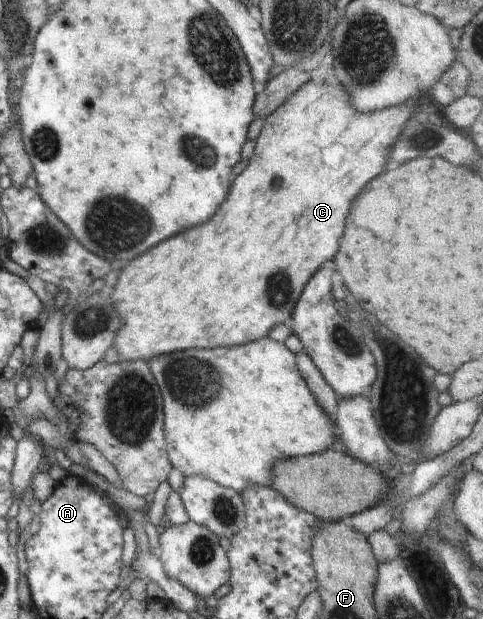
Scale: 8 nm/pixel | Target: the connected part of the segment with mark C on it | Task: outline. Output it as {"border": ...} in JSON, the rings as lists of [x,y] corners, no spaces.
{"border":[[[331,79],[323,81],[310,80],[274,112],[271,112],[267,117],[263,117],[263,128],[255,140],[256,145],[251,158],[248,160],[248,165],[236,176],[226,200],[220,204],[216,214],[212,214],[212,220],[208,220],[200,226],[194,226],[190,230],[184,230],[184,232],[160,242],[158,246],[144,252],[142,256],[124,263],[118,282],[111,289],[113,305],[121,316],[121,327],[117,330],[113,345],[116,345],[121,356],[126,361],[142,359],[148,362],[151,361],[152,356],[160,356],[160,354],[176,352],[176,350],[243,345],[268,335],[270,329],[274,328],[276,324],[288,323],[290,315],[312,275],[319,271],[321,267],[332,265],[332,260],[339,251],[339,242],[344,232],[344,224],[349,215],[352,201],[374,176],[386,172],[386,168],[391,167],[389,154],[393,144],[397,141],[397,136],[410,120],[416,118],[415,115],[418,113],[415,111],[416,108],[413,103],[415,101],[370,112],[357,111],[357,108],[353,105],[351,94],[342,83]]]}

